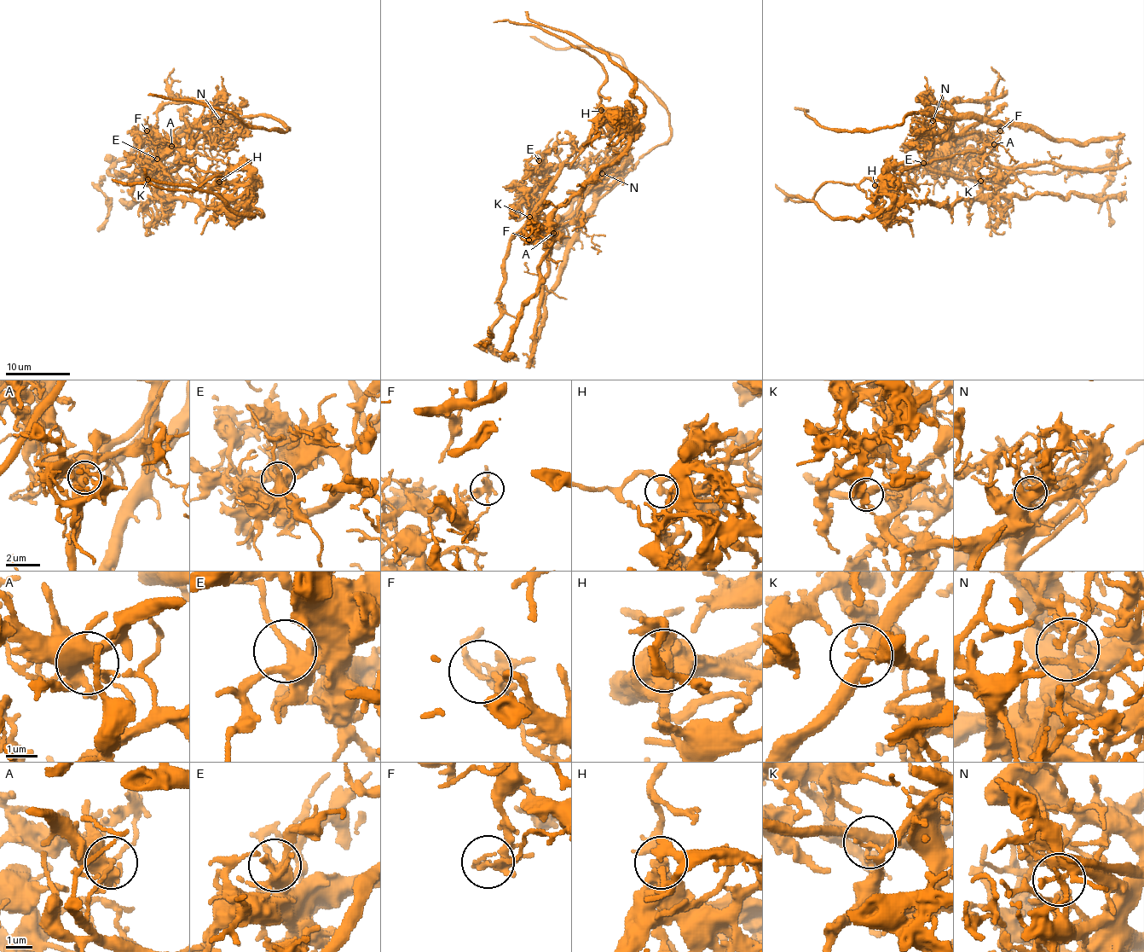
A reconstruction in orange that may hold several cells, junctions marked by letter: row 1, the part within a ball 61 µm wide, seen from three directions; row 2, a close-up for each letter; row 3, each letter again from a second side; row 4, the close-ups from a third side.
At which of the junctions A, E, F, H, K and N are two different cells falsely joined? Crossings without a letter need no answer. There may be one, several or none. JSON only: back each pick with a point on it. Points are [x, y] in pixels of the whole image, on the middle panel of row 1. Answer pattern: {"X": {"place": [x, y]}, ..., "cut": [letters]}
{"A": {"place": [553, 233]}, "F": {"place": [528, 240]}, "H": {"place": [601, 110]}, "K": {"place": [529, 217]}, "cut": ["A", "F", "H", "K"]}

